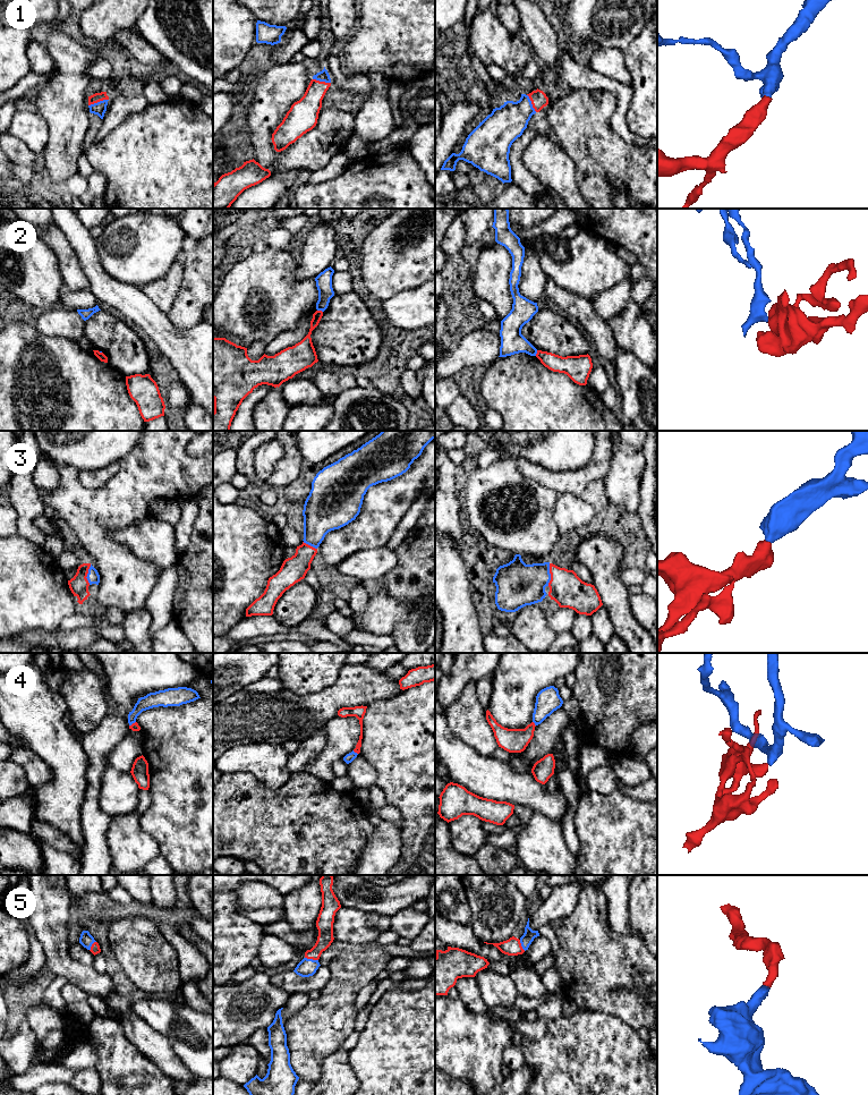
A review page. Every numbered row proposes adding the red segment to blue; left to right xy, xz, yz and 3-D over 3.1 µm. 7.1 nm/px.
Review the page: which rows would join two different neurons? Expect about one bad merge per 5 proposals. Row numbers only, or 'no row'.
2, 4

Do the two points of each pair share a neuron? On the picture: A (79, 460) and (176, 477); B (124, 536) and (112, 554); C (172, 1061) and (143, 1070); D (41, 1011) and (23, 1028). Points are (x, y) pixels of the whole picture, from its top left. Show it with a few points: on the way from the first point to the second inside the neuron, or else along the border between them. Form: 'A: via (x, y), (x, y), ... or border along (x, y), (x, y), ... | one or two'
A: border along (136, 442), (128, 452), (117, 460) | two
B: border along (109, 531), (113, 540), (124, 543), (141, 559) | two
C: border along (137, 1049), (172, 1081) | two
D: border along (26, 1019), (40, 1047) | two

